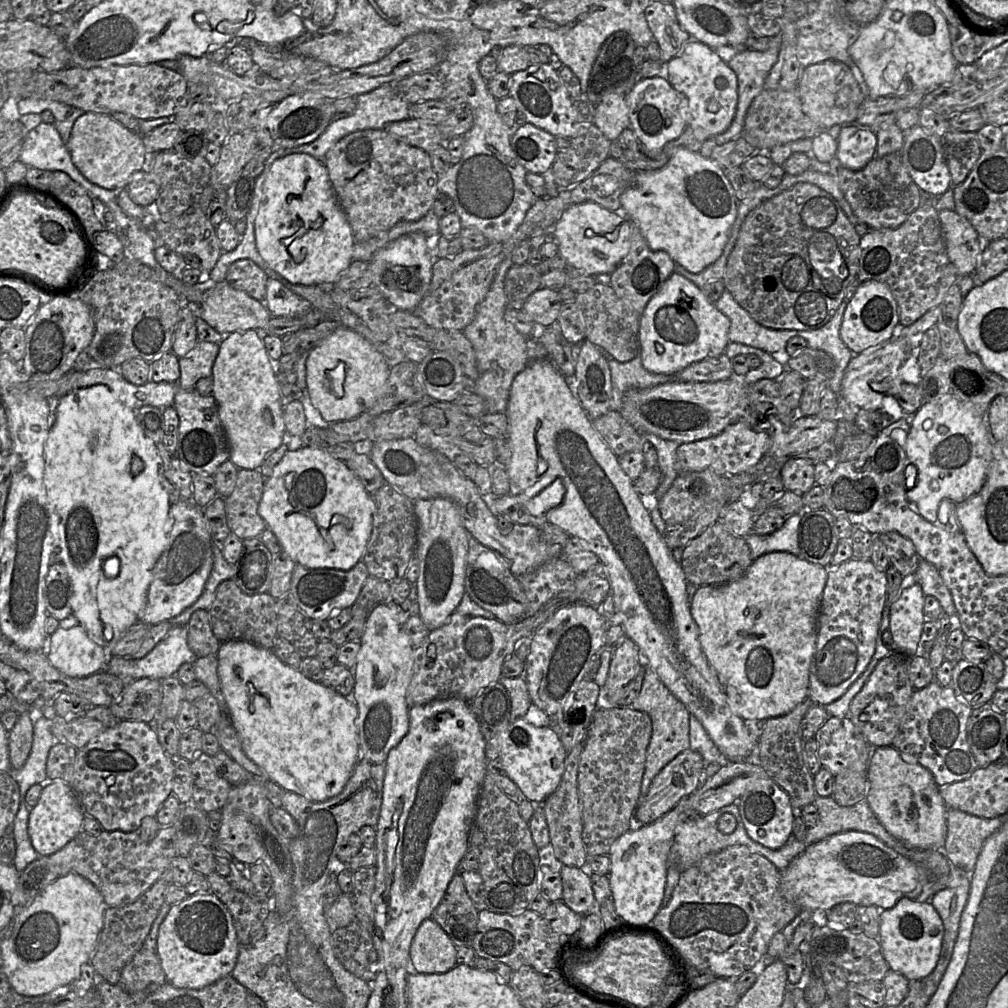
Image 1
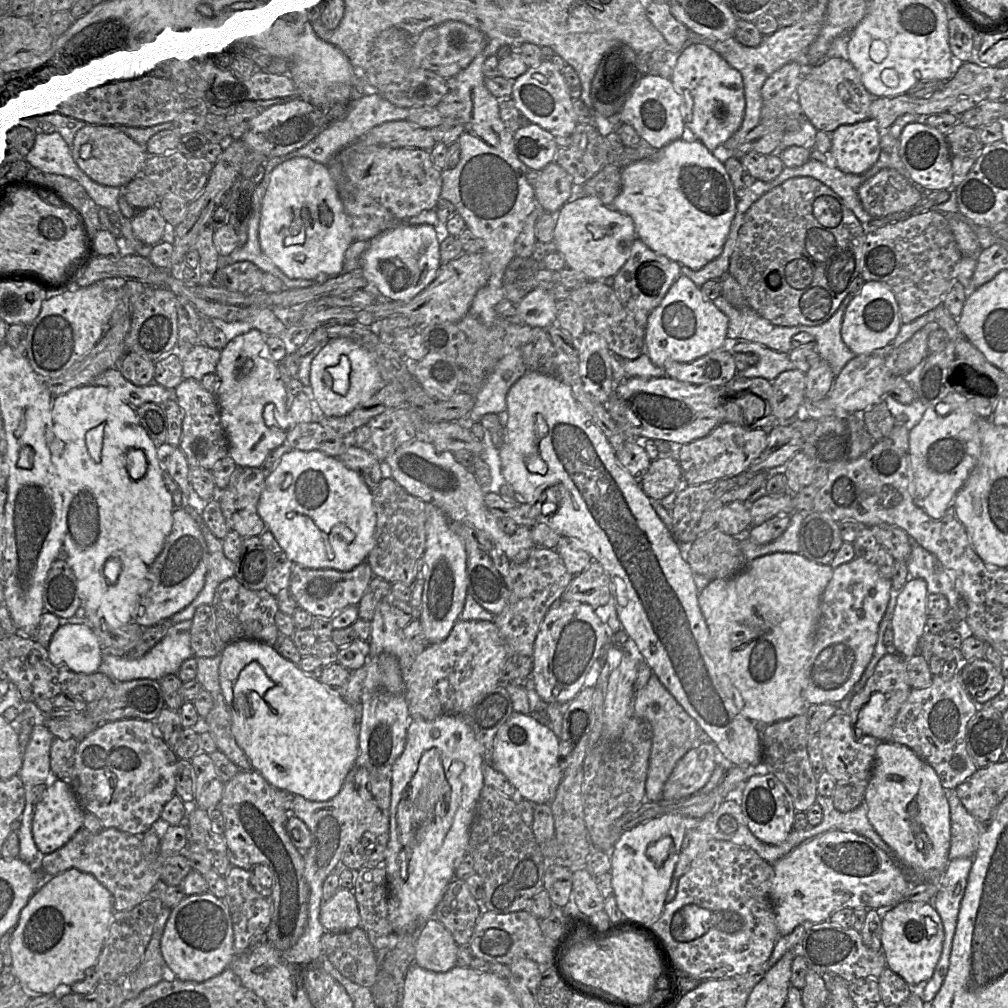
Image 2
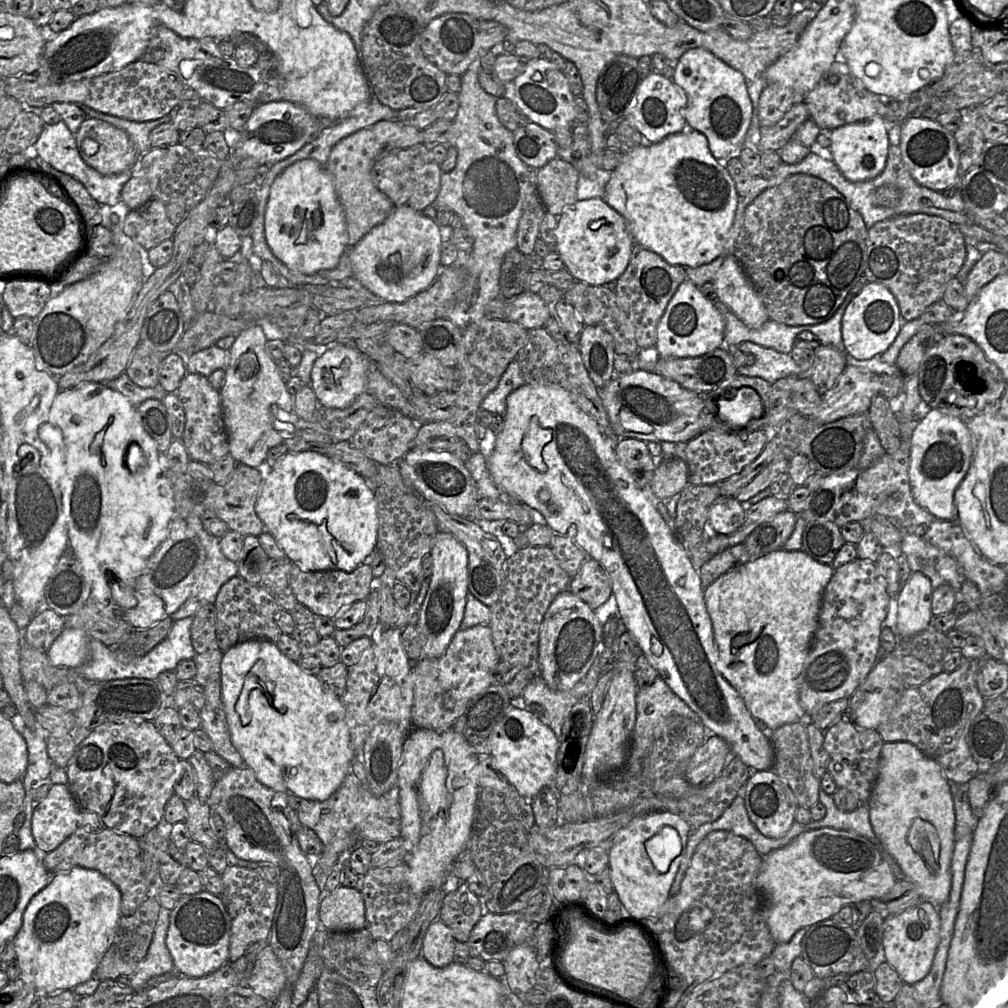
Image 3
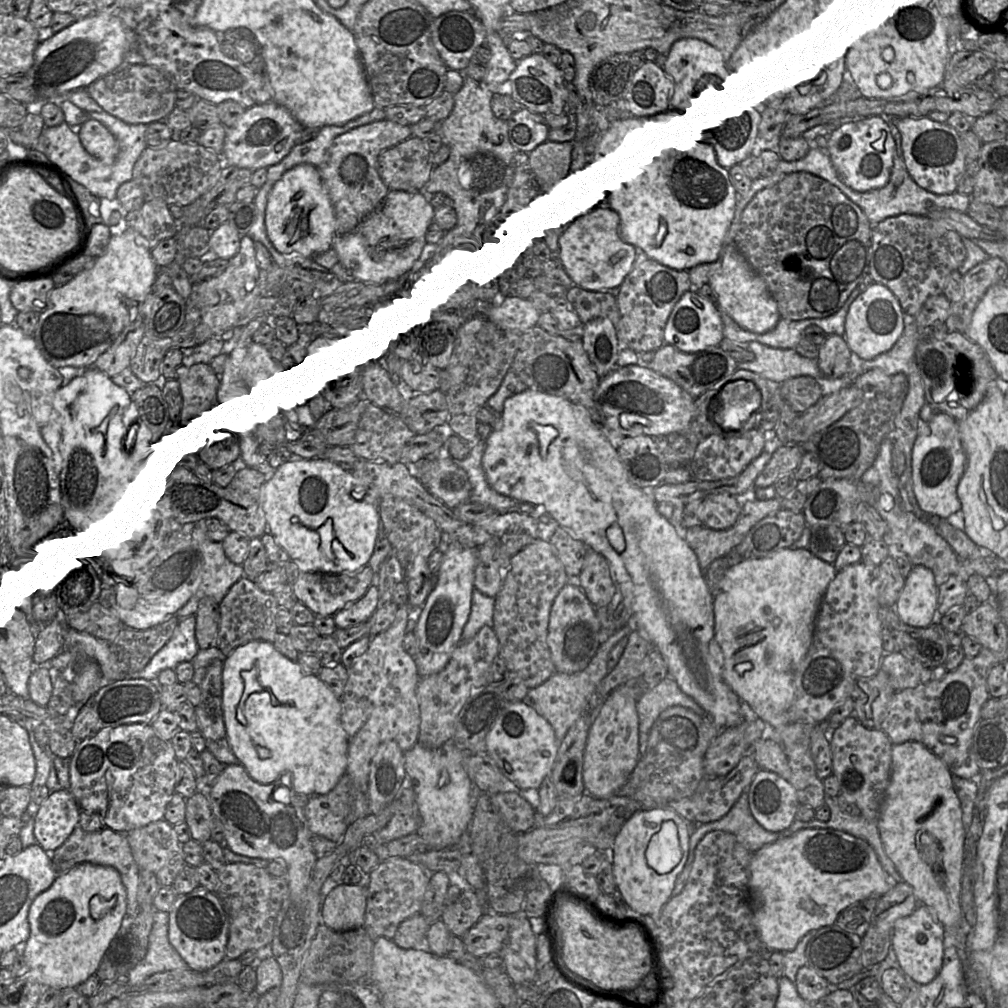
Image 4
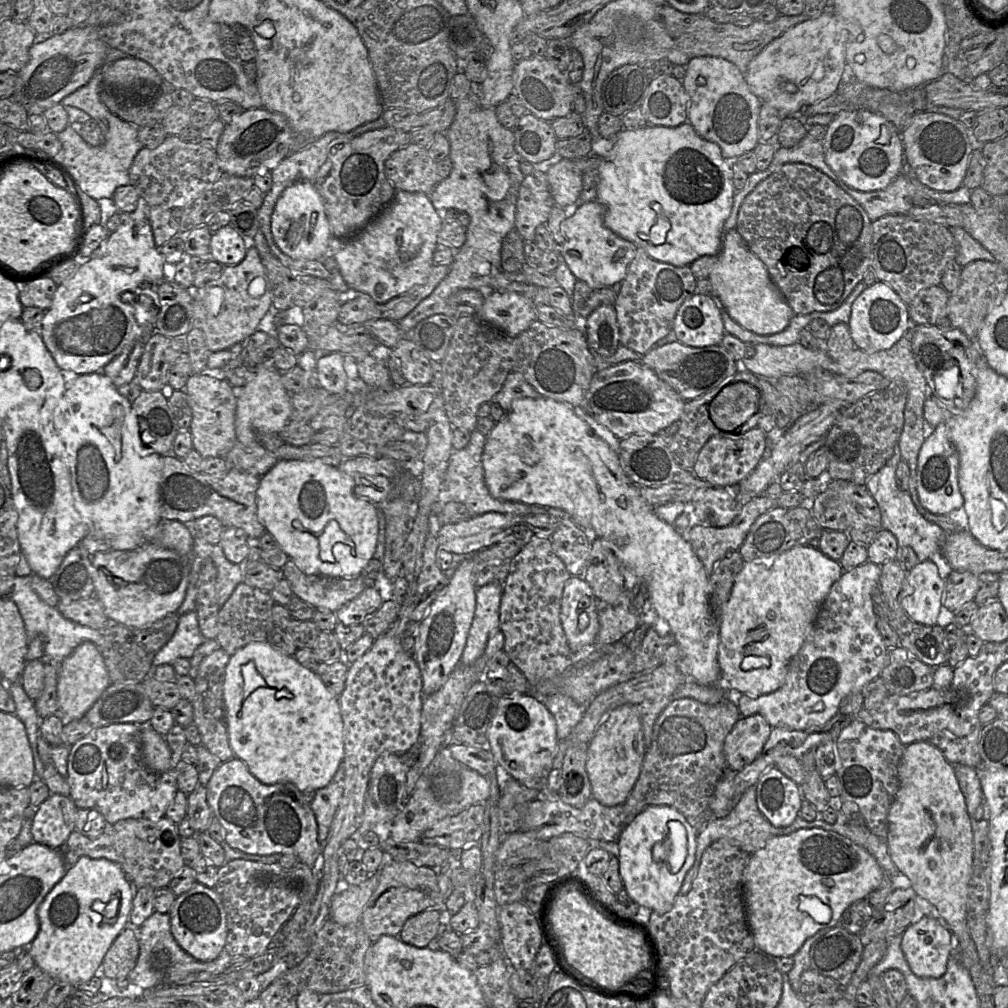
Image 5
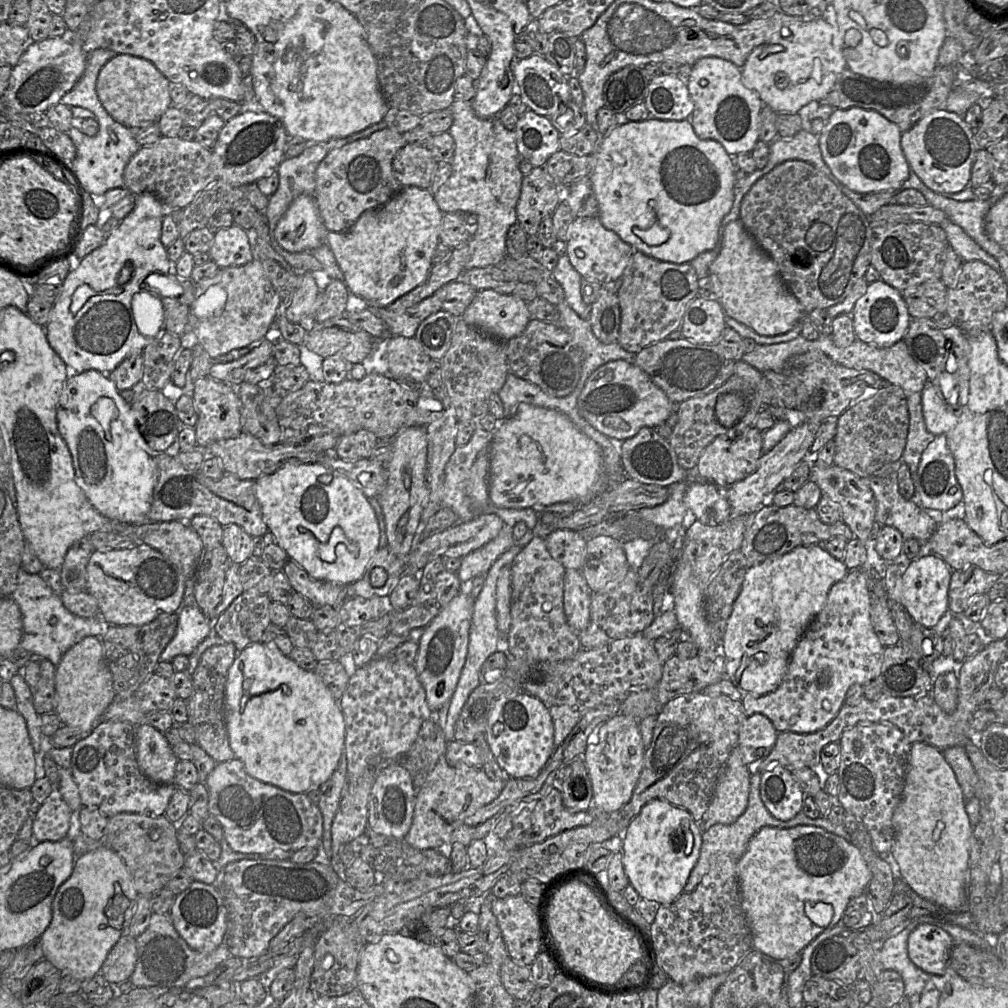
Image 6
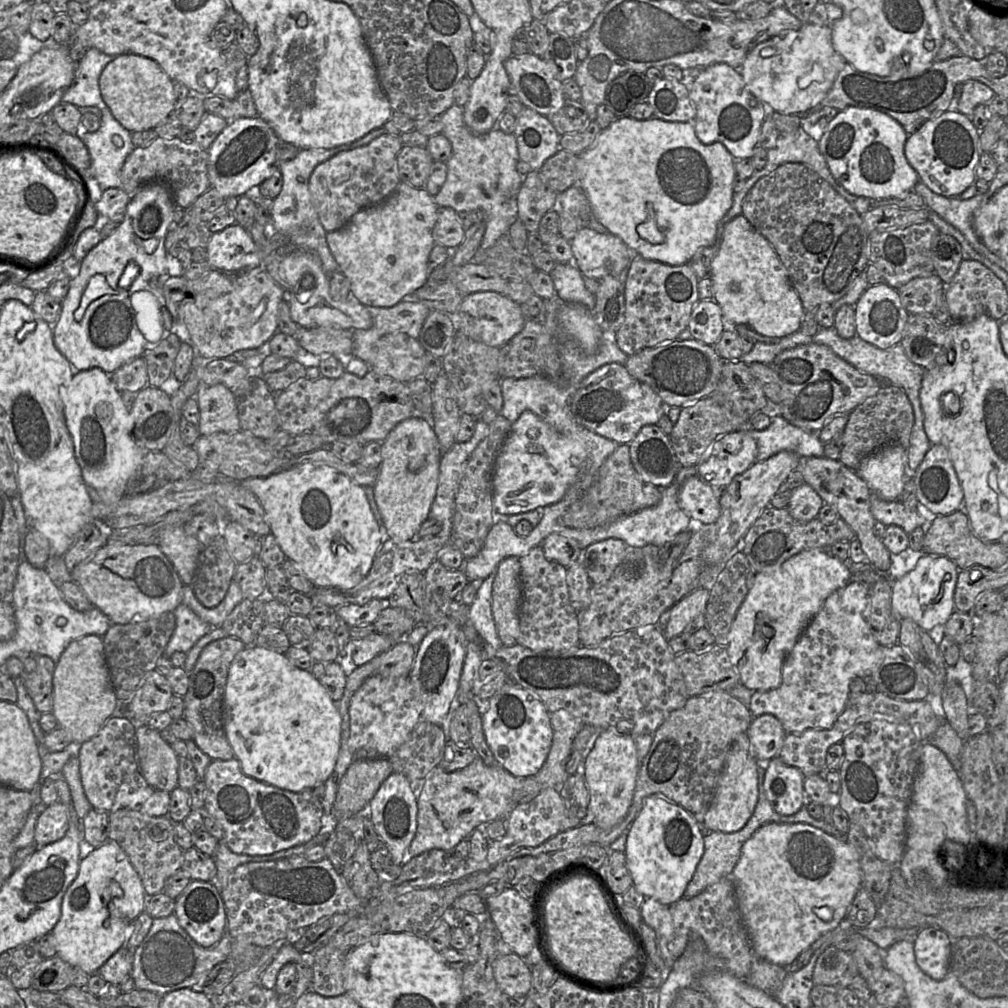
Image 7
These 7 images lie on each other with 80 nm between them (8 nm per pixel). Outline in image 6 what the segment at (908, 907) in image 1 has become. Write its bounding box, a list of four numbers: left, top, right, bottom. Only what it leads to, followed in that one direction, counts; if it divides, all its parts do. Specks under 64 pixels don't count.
[907,923,954,975]

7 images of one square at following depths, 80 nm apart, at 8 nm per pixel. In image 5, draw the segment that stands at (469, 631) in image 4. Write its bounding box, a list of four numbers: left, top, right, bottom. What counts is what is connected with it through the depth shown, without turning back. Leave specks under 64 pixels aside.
[460,581,503,664]

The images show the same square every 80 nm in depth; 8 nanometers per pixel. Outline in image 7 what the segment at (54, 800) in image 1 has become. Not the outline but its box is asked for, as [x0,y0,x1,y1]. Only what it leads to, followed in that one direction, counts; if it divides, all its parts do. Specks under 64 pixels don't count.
[34,801,69,849]

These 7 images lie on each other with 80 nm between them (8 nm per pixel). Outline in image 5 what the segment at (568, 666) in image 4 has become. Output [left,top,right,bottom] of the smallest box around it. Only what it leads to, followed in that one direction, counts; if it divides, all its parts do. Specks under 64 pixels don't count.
[560,576,599,654]

